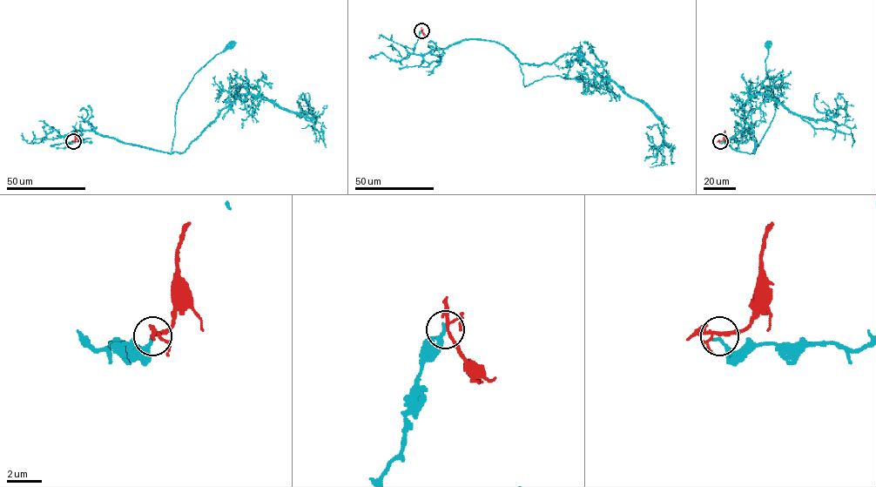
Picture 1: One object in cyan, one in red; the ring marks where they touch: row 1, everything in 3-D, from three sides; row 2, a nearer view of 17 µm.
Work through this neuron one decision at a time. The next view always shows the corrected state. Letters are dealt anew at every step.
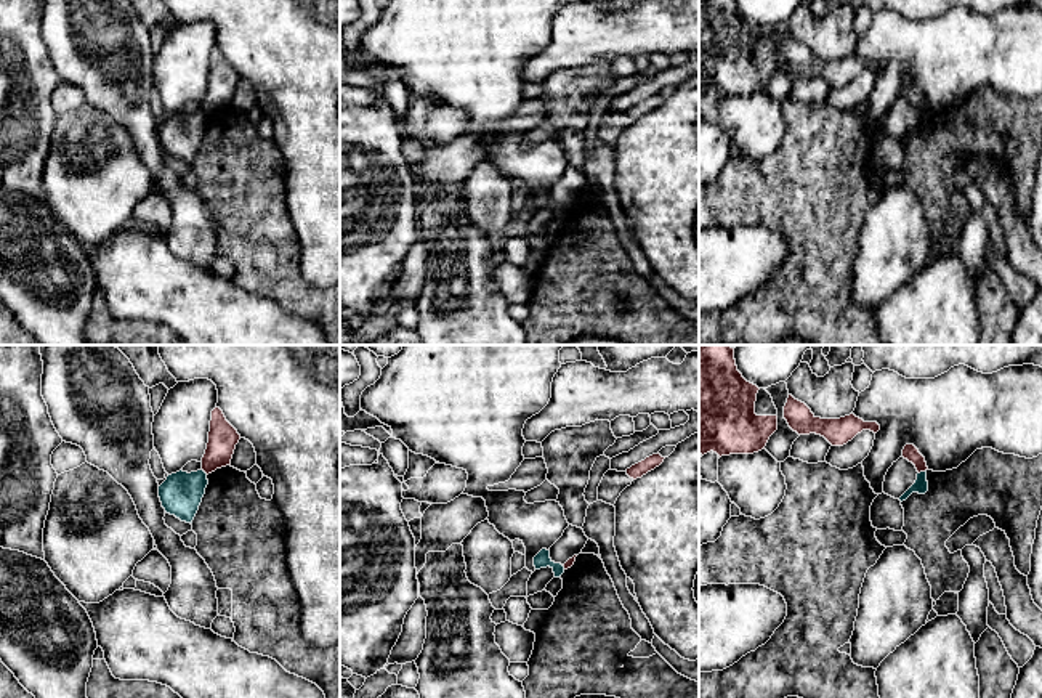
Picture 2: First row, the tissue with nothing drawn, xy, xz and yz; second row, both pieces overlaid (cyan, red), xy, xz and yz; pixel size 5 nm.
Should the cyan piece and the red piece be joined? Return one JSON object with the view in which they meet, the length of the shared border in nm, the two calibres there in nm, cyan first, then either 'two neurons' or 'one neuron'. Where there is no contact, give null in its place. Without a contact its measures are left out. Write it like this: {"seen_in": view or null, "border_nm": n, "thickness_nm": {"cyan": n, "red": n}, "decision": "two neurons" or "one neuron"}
{"seen_in": "yz", "border_nm": 50, "thickness_nm": {"cyan": 70, "red": 80}, "decision": "two neurons"}

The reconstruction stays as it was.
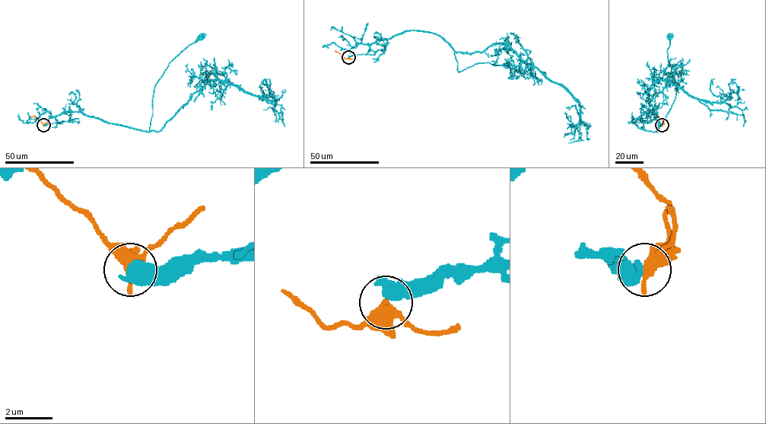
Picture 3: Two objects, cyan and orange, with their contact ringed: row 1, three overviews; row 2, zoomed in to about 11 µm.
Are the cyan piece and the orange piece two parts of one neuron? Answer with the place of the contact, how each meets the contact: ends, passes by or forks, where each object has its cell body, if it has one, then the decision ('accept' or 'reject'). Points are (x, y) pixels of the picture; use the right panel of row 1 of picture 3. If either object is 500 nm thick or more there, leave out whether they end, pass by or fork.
place (662, 125); soma cyan (669, 36); soma orange none; reject

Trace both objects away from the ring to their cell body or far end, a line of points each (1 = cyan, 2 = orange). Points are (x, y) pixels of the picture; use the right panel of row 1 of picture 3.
1: (662, 125), (649, 112), (636, 122), (640, 129), (656, 132), (673, 102), (676, 87), (668, 61), (670, 37)
2: (662, 125), (663, 120), (658, 116), (655, 116)

